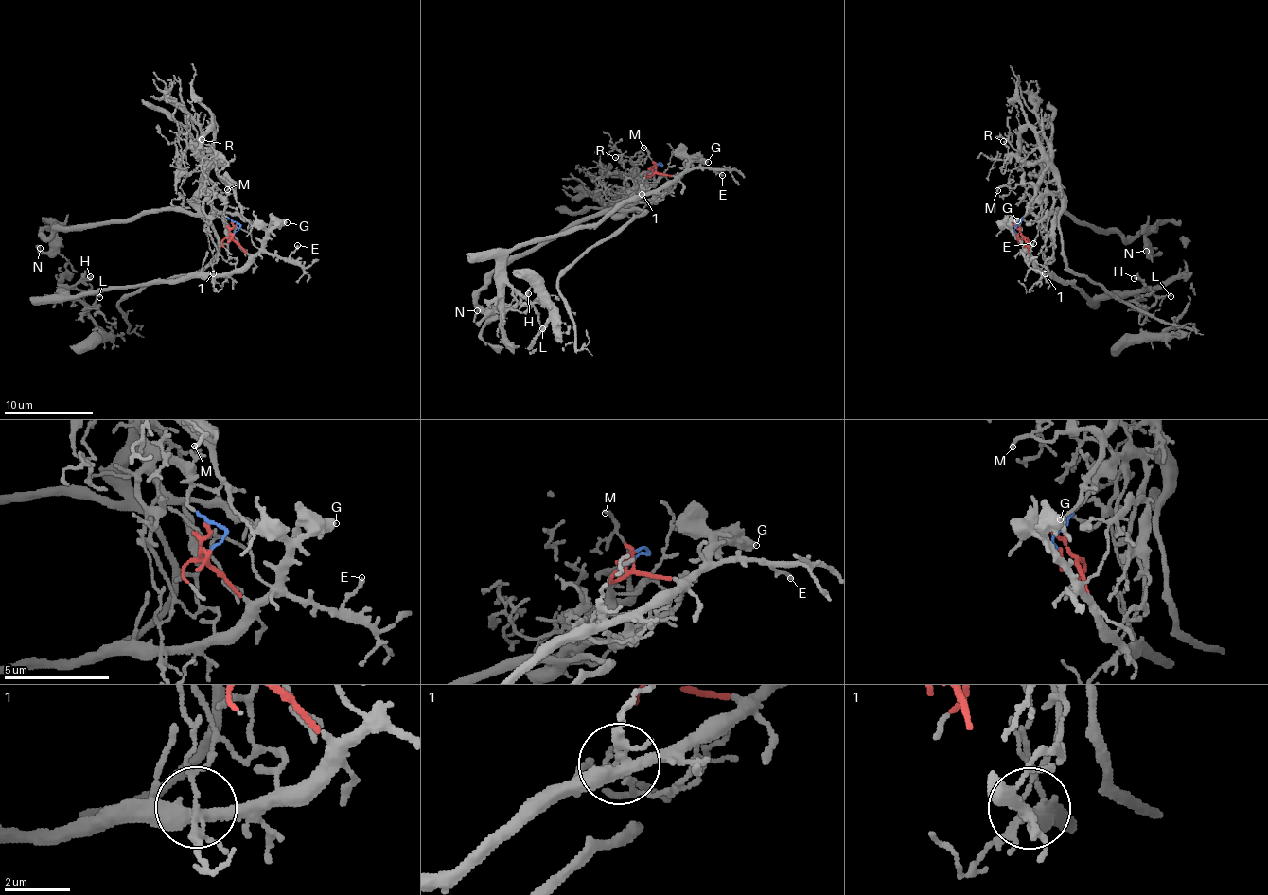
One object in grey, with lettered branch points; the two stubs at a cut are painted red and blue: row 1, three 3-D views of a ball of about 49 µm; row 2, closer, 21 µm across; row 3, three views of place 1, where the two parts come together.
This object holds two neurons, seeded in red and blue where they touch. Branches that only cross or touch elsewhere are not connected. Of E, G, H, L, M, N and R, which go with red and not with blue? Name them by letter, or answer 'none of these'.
E, G, H, L

